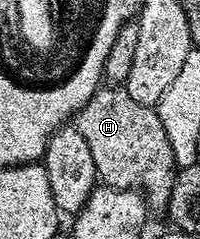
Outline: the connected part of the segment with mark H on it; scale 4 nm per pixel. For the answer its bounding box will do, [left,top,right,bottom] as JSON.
[74,88,178,211]

